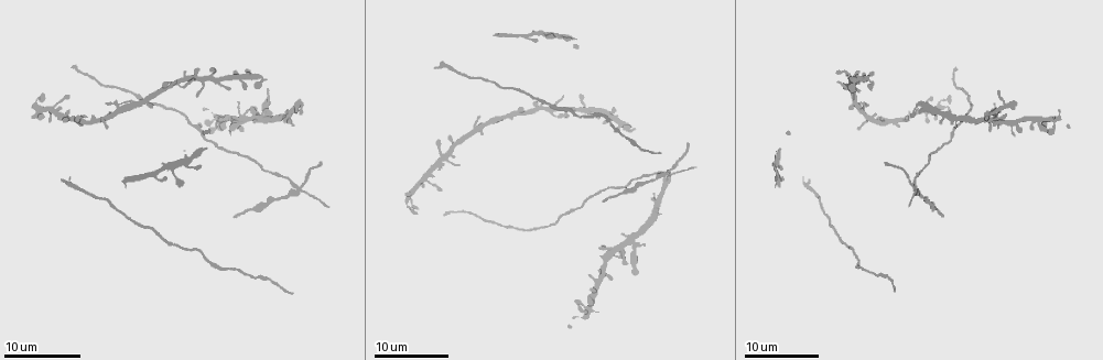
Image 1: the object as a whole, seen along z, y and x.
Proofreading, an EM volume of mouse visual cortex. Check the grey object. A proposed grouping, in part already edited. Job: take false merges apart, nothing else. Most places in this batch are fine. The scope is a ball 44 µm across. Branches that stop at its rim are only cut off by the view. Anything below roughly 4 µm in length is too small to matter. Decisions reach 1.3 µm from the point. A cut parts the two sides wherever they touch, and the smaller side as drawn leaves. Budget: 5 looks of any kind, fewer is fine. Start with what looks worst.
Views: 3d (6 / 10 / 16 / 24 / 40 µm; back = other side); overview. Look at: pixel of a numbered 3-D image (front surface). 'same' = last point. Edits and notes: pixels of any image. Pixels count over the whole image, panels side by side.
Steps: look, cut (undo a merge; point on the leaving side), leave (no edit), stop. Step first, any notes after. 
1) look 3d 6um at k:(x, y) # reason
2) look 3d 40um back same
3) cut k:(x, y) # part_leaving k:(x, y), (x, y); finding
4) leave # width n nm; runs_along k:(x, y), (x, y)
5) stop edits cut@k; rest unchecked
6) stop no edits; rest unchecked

look 3d 16um at 1:(299, 188) # four-way junction

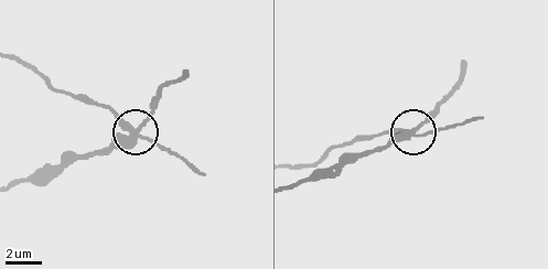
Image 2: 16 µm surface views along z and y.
look 3d 6um at 2:(134, 135)

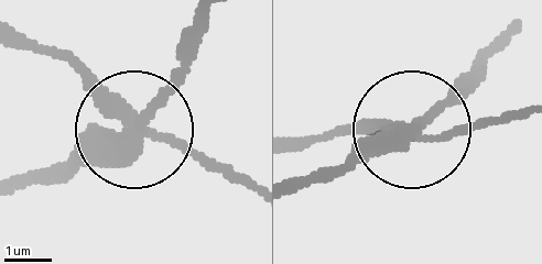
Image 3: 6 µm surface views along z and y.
cut 3:(77, 171) # part_leaving 3:(129, 138), (14, 185); two cells meet here

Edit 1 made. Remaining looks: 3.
look overview

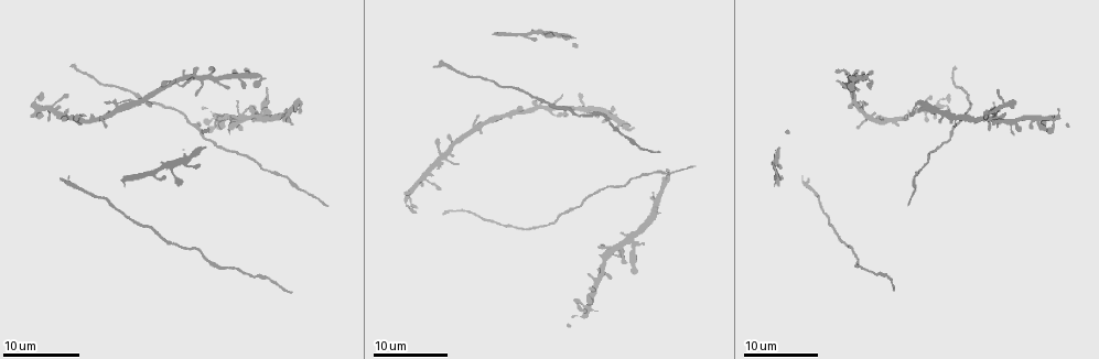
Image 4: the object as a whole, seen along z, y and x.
look 3d 24um at 4:(472, 122) # three arms meet

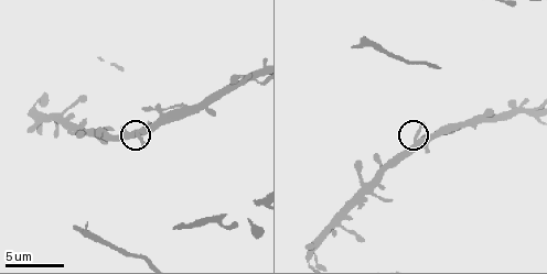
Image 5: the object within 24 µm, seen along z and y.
look 3d 6um at 5:(418, 138) # zoom in

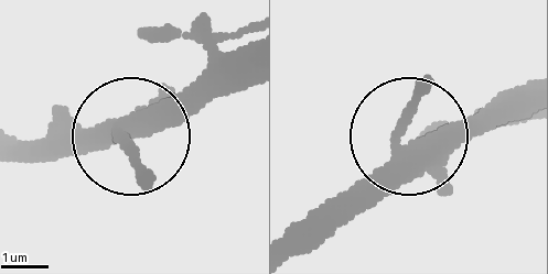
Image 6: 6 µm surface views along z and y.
leave # arms 3; runs_along 6:(294, 249), (393, 143), (449, 143), (527, 119); one cell here

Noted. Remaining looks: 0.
stop edits cut@3; rest unchecked

